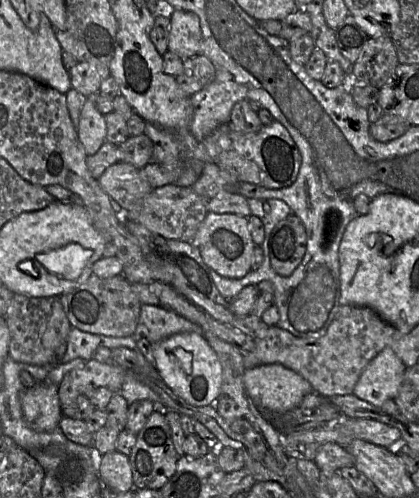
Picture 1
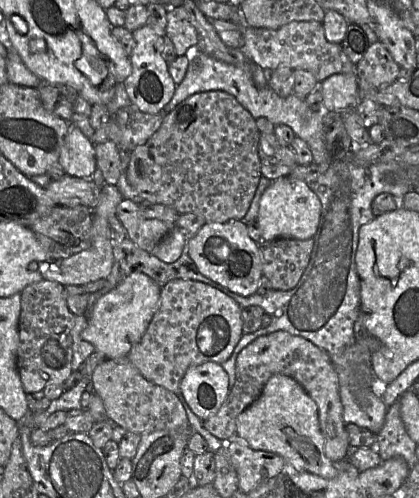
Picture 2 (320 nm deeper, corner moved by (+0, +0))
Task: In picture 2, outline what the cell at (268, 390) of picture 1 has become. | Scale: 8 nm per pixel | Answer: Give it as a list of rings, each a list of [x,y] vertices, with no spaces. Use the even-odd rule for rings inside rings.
[[[274,374],[269,378],[260,396],[239,414],[236,435],[254,450],[282,456],[286,469],[309,472],[325,479],[337,475],[335,465],[325,454],[317,404],[296,380],[287,375]]]

